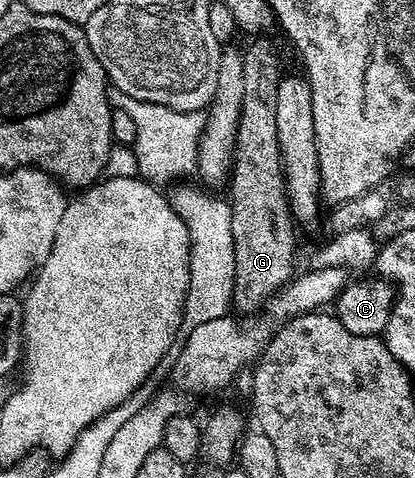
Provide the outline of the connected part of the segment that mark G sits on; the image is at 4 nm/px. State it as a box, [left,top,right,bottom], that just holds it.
[229,36,297,316]

